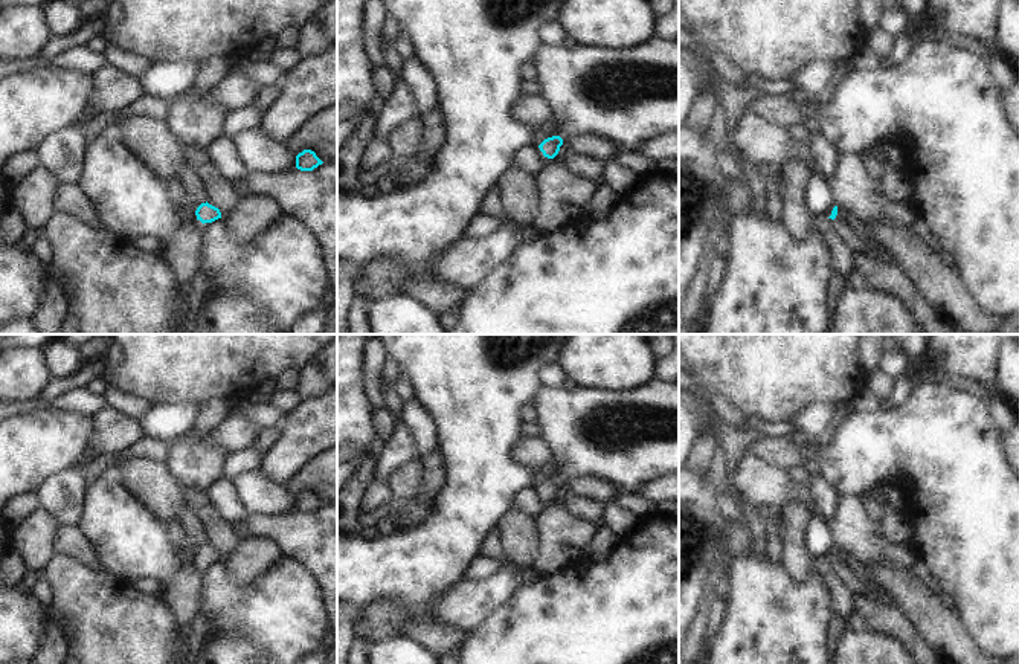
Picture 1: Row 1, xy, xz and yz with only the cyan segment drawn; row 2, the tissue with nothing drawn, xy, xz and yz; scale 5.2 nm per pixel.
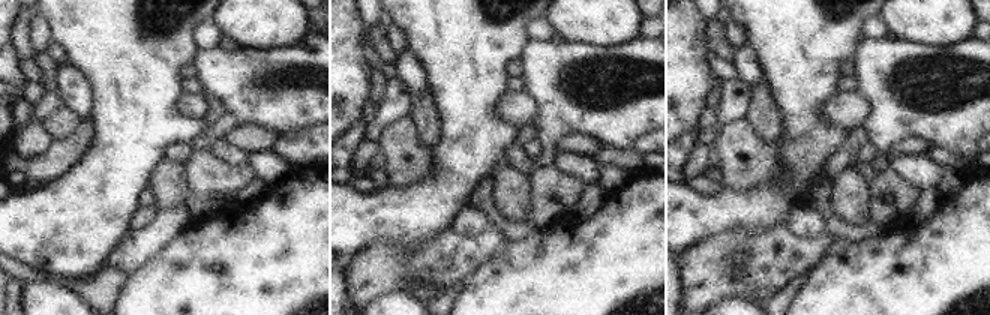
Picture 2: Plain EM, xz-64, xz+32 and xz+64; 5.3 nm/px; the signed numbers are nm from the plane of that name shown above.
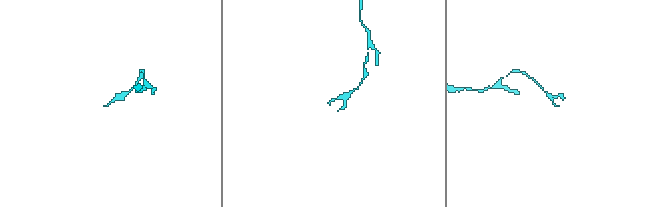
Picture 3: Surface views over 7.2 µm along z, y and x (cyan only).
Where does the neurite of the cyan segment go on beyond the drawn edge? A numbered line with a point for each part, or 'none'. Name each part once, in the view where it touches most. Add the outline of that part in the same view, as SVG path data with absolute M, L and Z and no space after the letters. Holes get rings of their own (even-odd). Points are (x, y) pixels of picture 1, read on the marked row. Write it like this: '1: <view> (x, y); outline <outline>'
none

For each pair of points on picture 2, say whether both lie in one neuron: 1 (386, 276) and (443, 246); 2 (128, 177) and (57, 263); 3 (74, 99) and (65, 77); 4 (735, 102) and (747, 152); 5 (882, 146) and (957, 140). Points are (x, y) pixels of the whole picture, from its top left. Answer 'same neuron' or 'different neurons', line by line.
1: same neuron
2: same neuron
3: same neuron
4: different neurons
5: same neuron

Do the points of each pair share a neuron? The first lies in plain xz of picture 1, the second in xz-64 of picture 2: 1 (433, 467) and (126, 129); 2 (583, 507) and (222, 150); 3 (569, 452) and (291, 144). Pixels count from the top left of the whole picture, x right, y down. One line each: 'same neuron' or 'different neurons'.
1: different neurons
2: same neuron
3: different neurons

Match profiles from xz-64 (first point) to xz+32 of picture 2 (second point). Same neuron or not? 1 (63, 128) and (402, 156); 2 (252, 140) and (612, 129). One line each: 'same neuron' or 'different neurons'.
1: same neuron
2: different neurons

